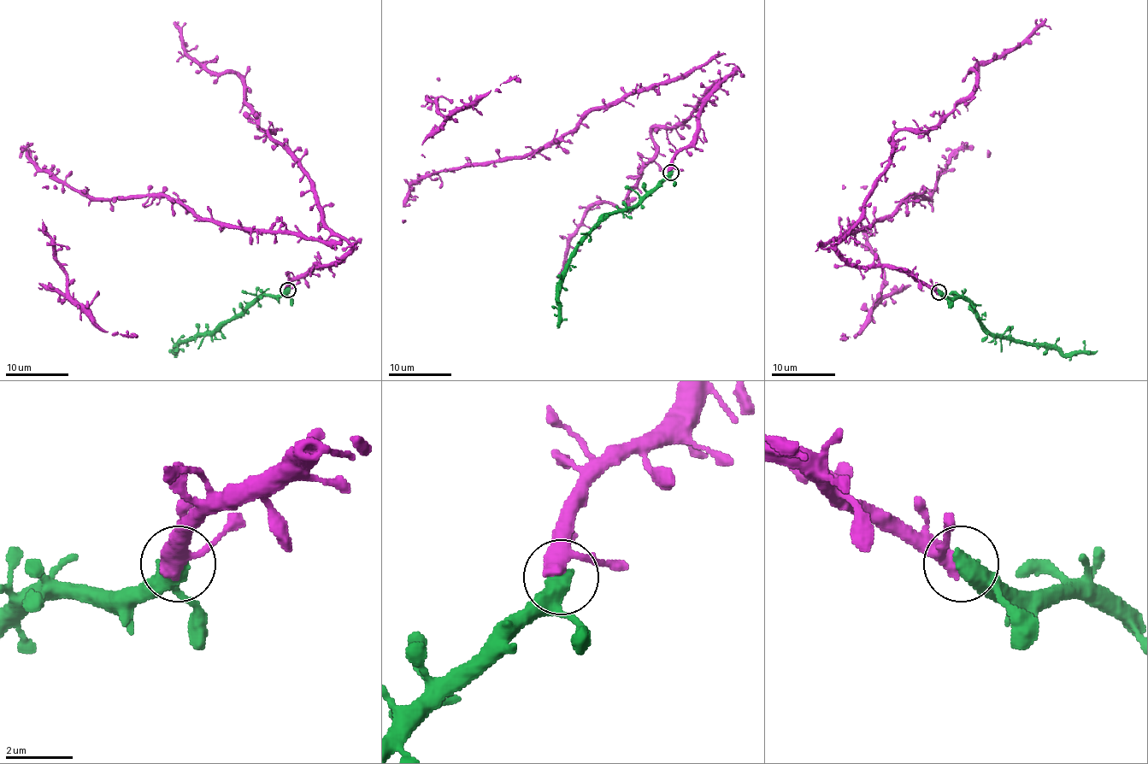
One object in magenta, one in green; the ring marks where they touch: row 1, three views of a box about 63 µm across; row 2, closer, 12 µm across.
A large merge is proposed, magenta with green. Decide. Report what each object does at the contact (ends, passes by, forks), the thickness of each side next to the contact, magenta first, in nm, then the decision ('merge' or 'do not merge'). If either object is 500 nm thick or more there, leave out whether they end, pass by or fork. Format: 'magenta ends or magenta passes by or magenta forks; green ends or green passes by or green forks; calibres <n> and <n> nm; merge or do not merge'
calibres 400 and 600 nm; merge

